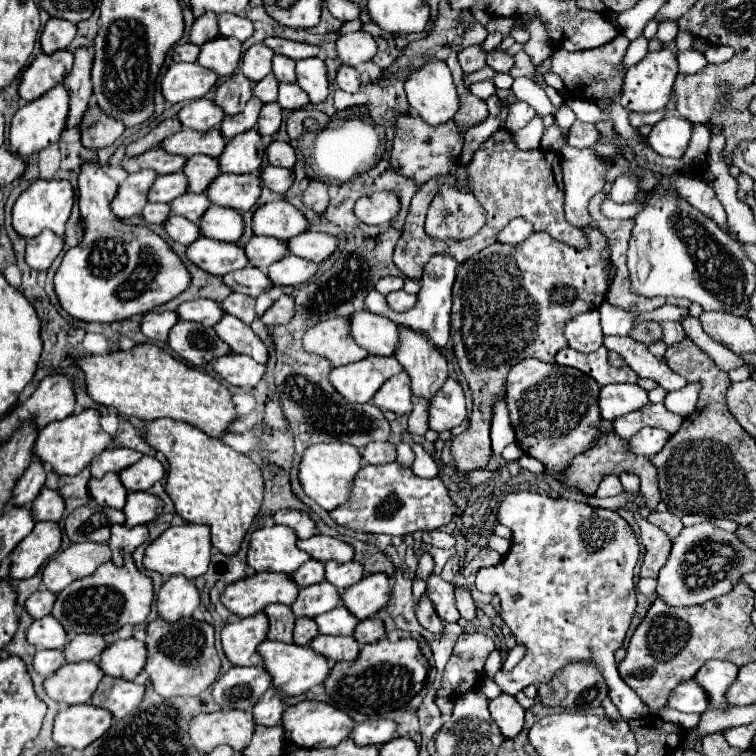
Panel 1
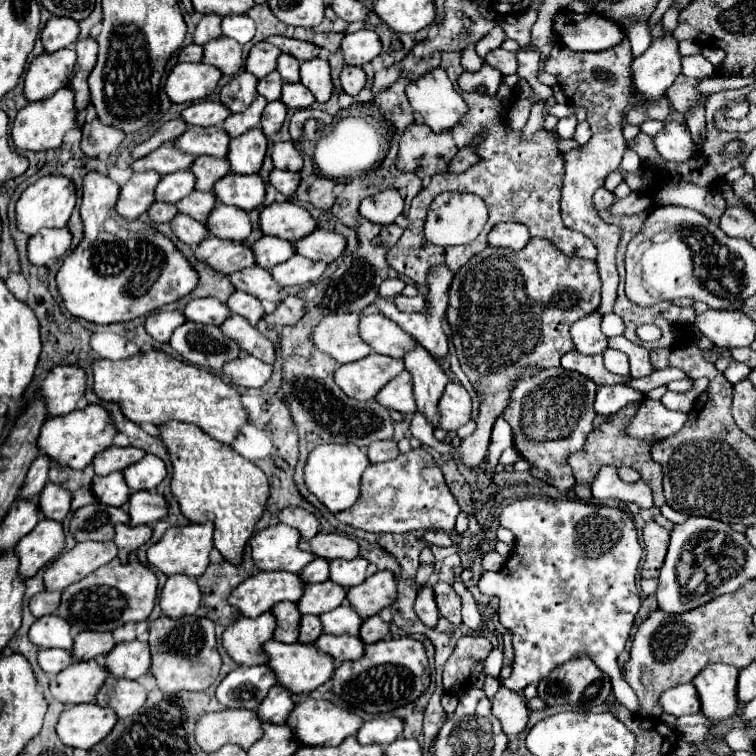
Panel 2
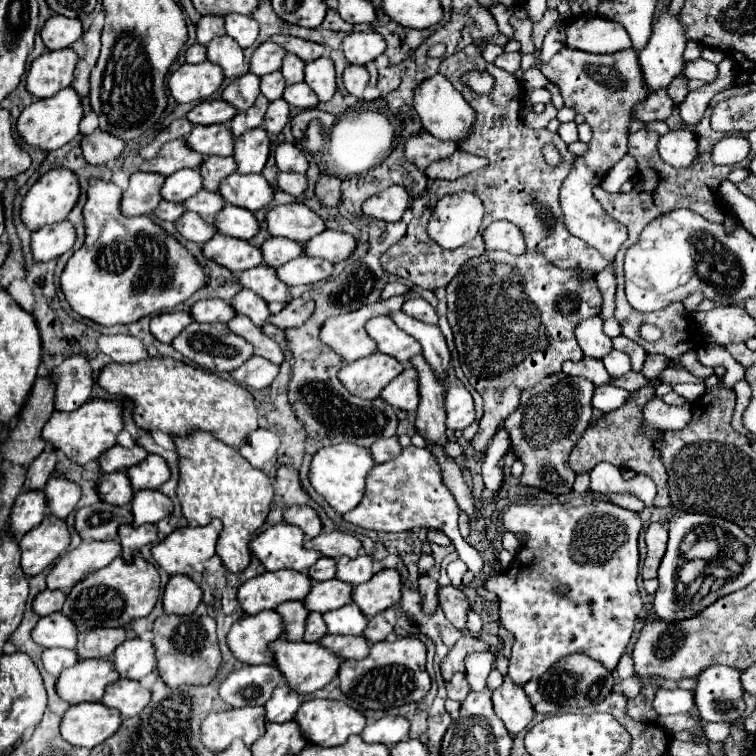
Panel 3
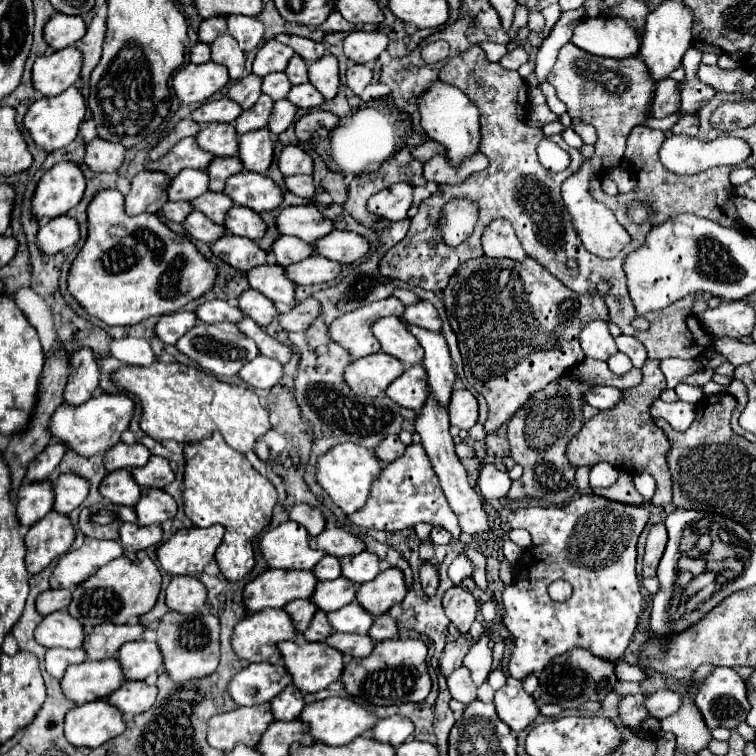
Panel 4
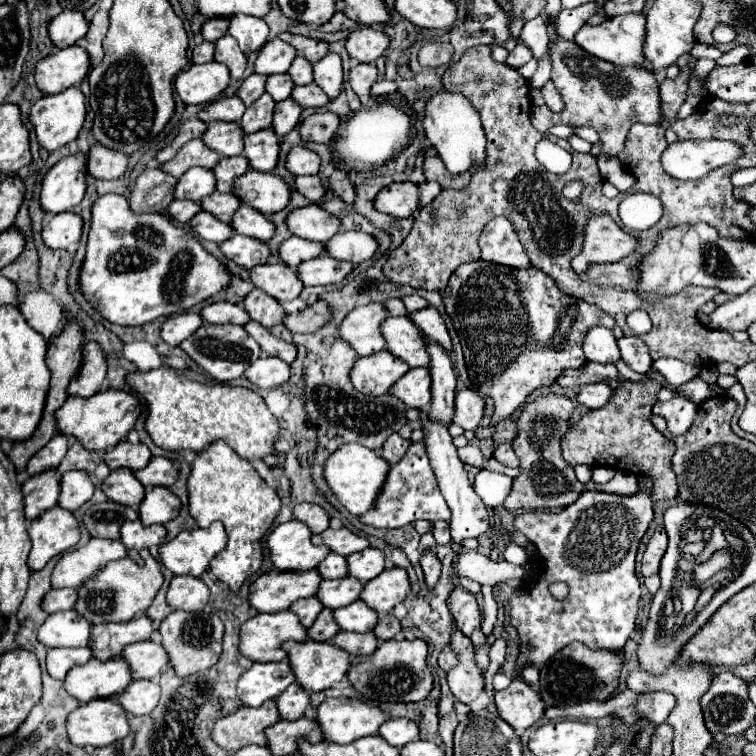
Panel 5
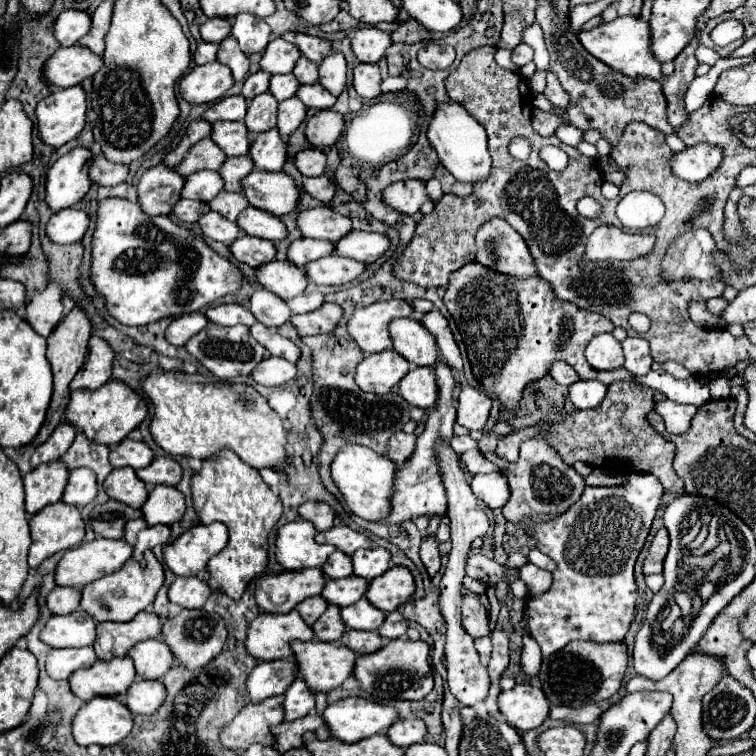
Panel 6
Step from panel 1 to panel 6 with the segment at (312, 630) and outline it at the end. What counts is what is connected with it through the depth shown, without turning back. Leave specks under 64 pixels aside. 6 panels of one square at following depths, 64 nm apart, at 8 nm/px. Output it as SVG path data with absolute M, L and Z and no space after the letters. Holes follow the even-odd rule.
M328 606L326 612L316 620L312 630L314 630L316 638L322 640L322 642L336 642L336 640L340 640L340 636L346 630L346 626L344 626L344 622L340 618L340 608Z

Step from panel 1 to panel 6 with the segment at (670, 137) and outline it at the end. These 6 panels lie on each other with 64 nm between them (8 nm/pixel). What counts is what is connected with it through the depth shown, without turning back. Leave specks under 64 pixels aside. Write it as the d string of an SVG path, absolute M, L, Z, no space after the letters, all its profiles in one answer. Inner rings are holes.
M702 142L696 146L686 146L682 152L674 152L674 156L670 158L670 168L674 176L686 182L700 182L718 168L722 156L724 154L720 146Z

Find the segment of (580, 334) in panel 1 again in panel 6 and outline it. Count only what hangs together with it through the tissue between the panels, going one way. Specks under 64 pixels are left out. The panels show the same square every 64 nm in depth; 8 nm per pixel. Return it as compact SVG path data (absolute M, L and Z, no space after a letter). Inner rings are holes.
M608 332L596 334L586 346L586 360L596 370L618 370L624 364L622 346Z

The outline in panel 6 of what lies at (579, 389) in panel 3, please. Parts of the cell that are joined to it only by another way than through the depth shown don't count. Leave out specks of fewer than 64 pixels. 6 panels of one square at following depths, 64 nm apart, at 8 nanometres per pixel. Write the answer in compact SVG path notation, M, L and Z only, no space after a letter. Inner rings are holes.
M530 438L520 444L520 460L508 466L506 478L510 484L510 500L504 504L502 514L510 522L522 522L534 514L558 516L578 500L586 486L584 478L544 438Z

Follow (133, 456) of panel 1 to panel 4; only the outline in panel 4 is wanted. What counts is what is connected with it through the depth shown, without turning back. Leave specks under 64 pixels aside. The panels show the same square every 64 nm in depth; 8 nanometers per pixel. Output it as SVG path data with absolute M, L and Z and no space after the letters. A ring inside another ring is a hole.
M118 442L114 448L104 452L104 468L108 472L120 470L120 468L130 470L130 468L136 468L136 466L144 466L148 462L148 458L150 458L150 452L140 442L136 442L134 446Z

